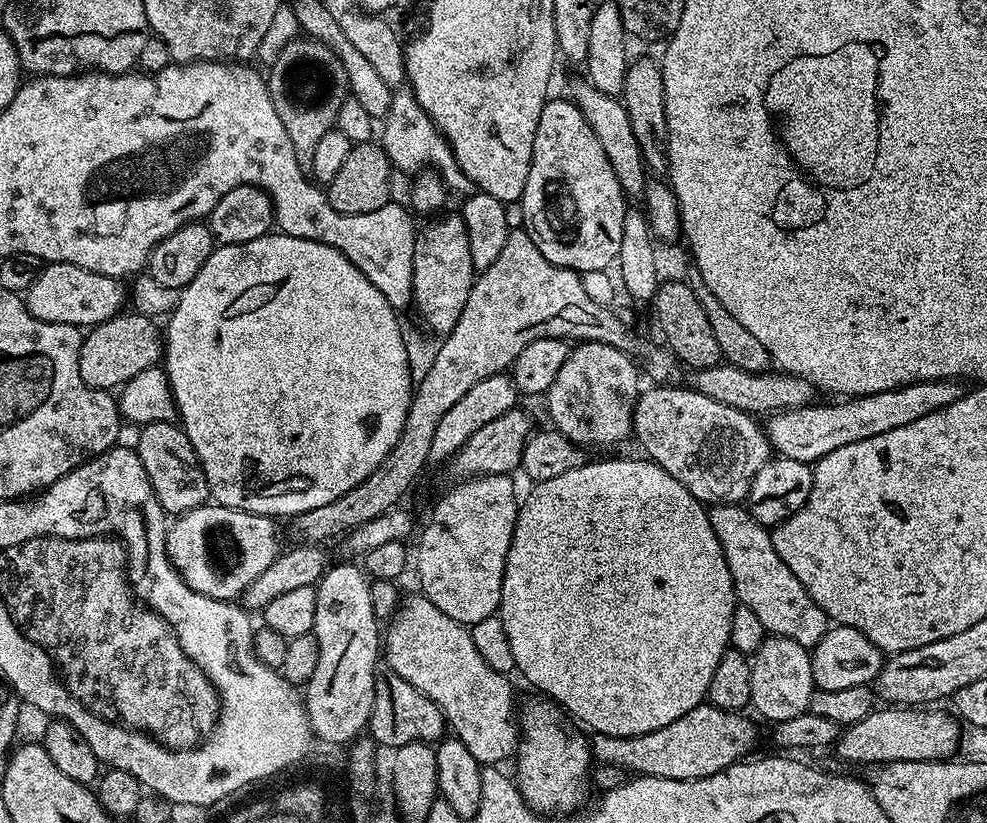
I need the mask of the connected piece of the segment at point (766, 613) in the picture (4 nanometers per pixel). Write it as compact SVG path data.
M717 504L709 507L708 517L710 526L714 526L714 534L722 546L726 566L730 566L730 578L734 582L737 601L743 607L754 610L754 615L762 622L765 633L785 636L798 642L798 646L809 650L815 648L822 638L822 634L826 634L830 627L828 615L816 605L814 598L810 598L806 586L802 586L802 582L798 582L798 578L794 578L790 566L786 566L786 562L782 562L782 558L778 558L778 550L774 550L771 531L765 525L758 523L750 515L747 507L740 504Z

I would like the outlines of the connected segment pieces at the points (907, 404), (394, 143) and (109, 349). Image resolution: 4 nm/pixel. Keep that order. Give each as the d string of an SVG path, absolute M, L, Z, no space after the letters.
M927 380L925 383L908 384L901 388L896 388L890 392L879 392L878 394L870 394L869 396L858 396L855 398L844 398L839 402L832 402L836 404L818 404L813 403L811 406L805 406L800 408L787 408L784 411L775 411L767 417L768 424L766 423L766 431L768 433L768 443L772 445L773 449L785 460L797 460L803 464L812 466L816 461L821 460L826 454L830 454L834 450L838 450L838 446L850 446L850 442L862 442L862 438L874 438L877 434L886 434L886 430L894 430L900 426L906 426L909 422L916 422L918 418L925 417L926 414L933 413L934 410L942 409L947 405L958 401L959 398L964 396L966 391L965 385L961 381L957 380Z
M400 88L393 93L390 110L382 124L384 124L384 128L380 145L395 169L399 171L402 169L408 172L407 174L412 174L424 167L431 166L443 177L449 191L454 190L462 194L461 196L469 196L474 193L476 187L458 166L453 157L452 148L448 145L448 140L438 132L436 124L426 114L421 104L417 102L416 96L409 89Z
M122 312L91 329L81 341L79 374L88 388L111 391L140 374L142 370L155 368L163 359L166 340L163 331L153 317L137 312Z

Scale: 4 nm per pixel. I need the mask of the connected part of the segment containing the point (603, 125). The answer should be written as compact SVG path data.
M587 82L574 85L570 99L583 110L586 122L590 122L590 130L598 134L598 142L602 142L602 150L606 150L606 158L610 158L610 162L616 167L616 177L621 188L629 197L643 197L645 185L650 178L646 173L644 155L638 146L638 138L634 138L634 130L630 126L630 118L624 108L623 99L602 94L602 90Z

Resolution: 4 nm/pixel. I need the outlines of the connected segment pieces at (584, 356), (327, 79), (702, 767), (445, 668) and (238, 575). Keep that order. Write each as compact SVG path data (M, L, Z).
M593 340L577 343L546 393L555 431L581 450L612 448L627 436L629 439L633 435L632 414L642 391L640 380L637 361L628 353Z
M311 38L292 41L267 75L268 93L274 110L293 143L294 156L305 172L311 169L315 147L323 134L335 127L338 110L348 98L348 75L342 62L327 46Z
M707 702L699 704L690 714L682 714L678 722L670 722L670 726L662 726L662 730L654 730L650 734L637 736L611 736L595 733L591 737L591 759L597 765L609 764L618 766L626 774L636 776L653 776L667 780L701 780L710 778L719 772L727 772L732 764L741 763L744 756L756 744L756 728L740 712L727 712Z
M422 594L416 596L406 595L399 601L398 611L387 621L386 631L382 636L382 660L383 663L393 672L398 674L398 678L406 678L406 682L410 682L410 686L414 686L422 694L426 694L426 698L430 698L442 710L447 727L450 729L451 735L455 739L462 742L462 746L466 746L466 750L470 750L470 754L474 754L474 758L481 766L496 766L513 755L517 750L518 741L518 703L516 704L516 696L512 693L512 684L508 681L509 677L503 672L494 670L484 661L482 656L478 654L478 650L472 641L472 633L465 625L454 622L454 618L446 618L446 614L442 614L442 610L438 610L438 606L434 606L434 602L430 602Z
M215 502L198 506L194 510L177 515L166 532L168 557L178 570L178 574L198 594L206 594L215 600L235 601L243 597L244 591L252 585L254 578L270 566L282 551L277 521L271 516L259 516L253 512L243 512L237 508L227 508Z

